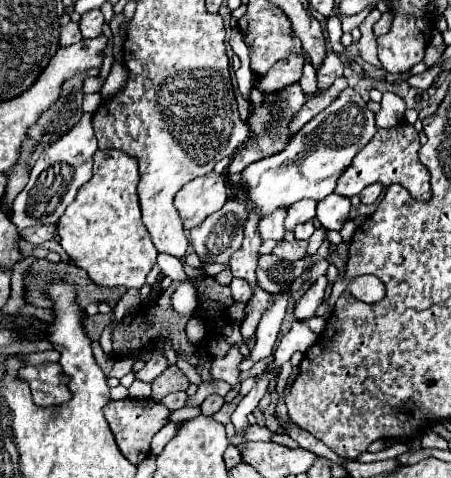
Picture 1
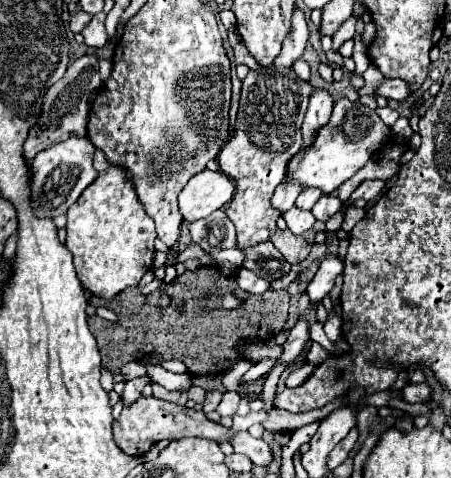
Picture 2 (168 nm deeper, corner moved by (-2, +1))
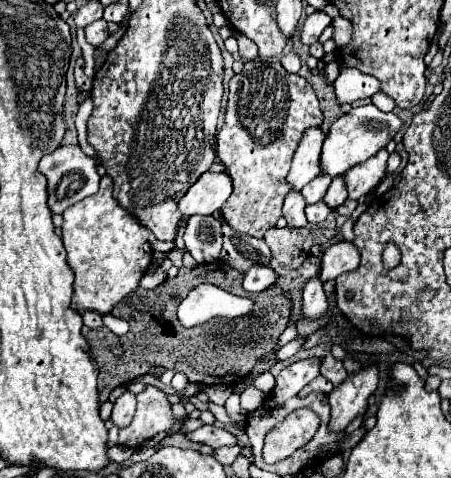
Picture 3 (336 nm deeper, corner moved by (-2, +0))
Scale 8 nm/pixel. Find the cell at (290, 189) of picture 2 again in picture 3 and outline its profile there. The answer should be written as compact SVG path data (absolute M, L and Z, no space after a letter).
M321 126L307 128L303 132L303 138L293 156L291 170L287 174L287 182L289 182L291 190L301 190L307 182L311 182L313 178L317 178L321 174L319 154L321 154L323 140L325 140L325 132L321 130Z

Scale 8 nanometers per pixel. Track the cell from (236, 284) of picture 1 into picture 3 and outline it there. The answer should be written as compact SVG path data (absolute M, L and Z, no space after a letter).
M253 266L245 272L243 278L243 288L247 292L261 292L267 290L273 282L277 280L277 274L269 266Z

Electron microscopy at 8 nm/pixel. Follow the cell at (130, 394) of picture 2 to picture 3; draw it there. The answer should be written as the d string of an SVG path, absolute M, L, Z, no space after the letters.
M125 392L121 394L115 404L113 404L113 414L111 414L111 420L113 424L117 424L119 428L127 426L131 422L135 414L135 394L133 392Z

